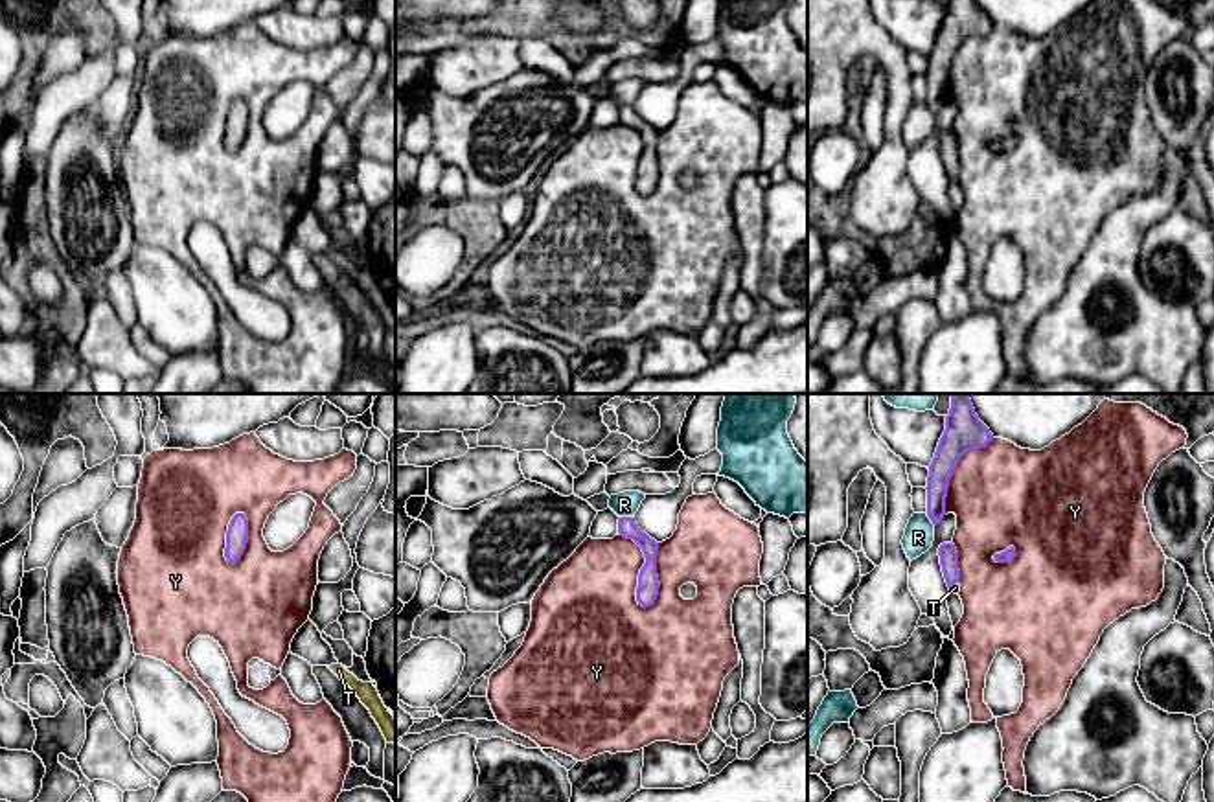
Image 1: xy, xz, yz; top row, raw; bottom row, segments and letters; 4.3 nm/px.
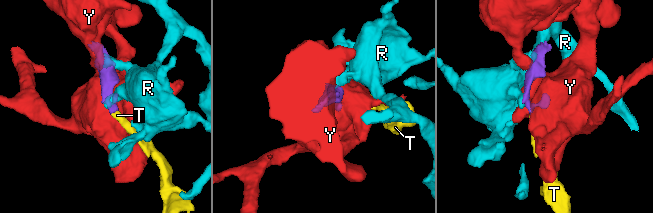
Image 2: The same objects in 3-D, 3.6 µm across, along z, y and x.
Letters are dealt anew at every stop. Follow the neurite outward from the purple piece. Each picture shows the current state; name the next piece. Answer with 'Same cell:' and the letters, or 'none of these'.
Same cell: T

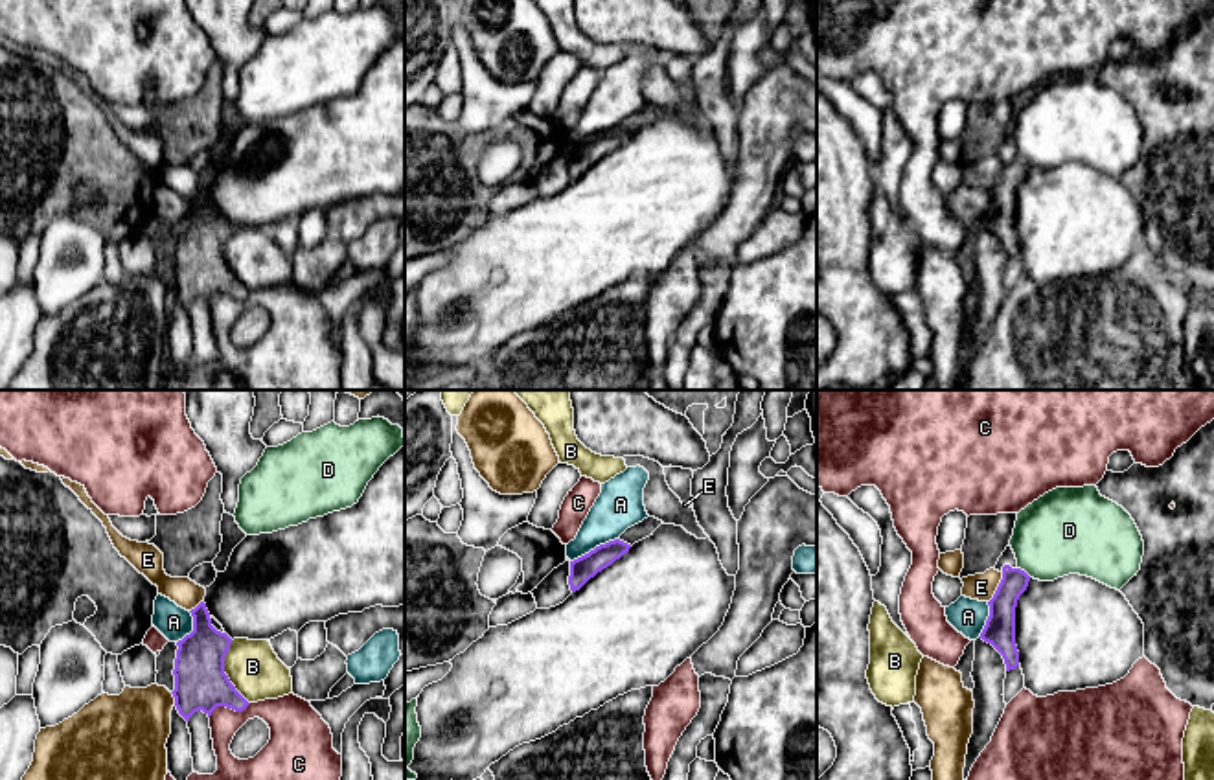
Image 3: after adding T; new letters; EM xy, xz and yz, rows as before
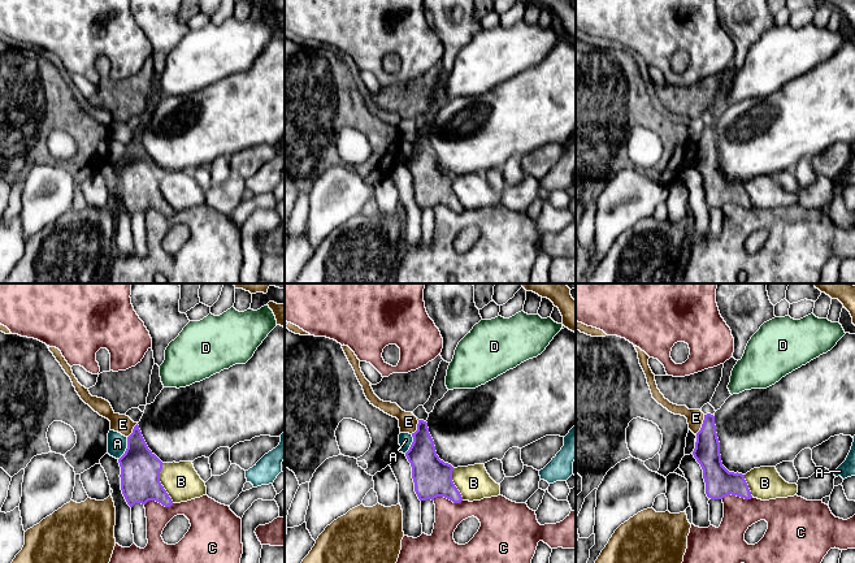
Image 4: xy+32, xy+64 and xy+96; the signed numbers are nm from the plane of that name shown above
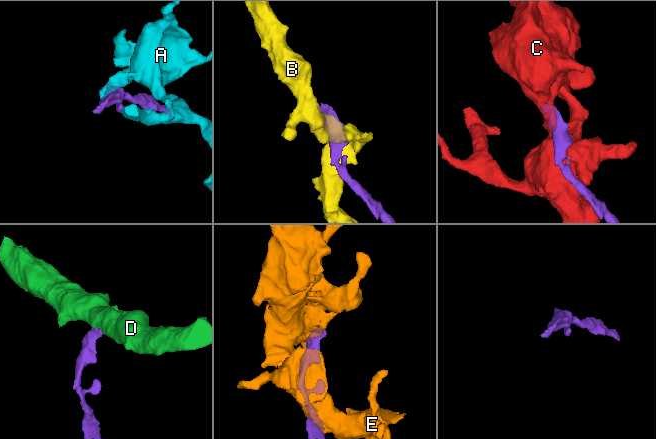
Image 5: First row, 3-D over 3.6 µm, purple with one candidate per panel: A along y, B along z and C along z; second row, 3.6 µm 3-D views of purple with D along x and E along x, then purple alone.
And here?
Same cell: none of these

